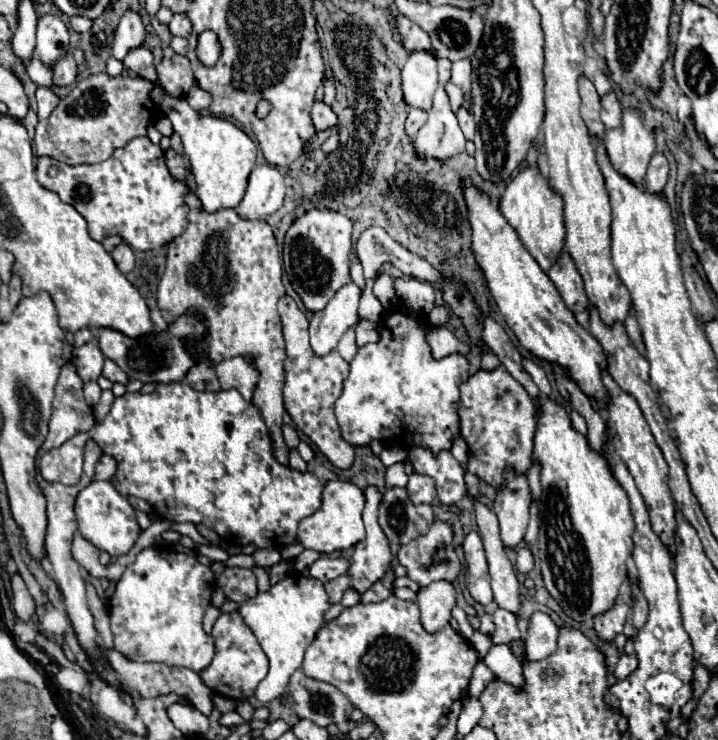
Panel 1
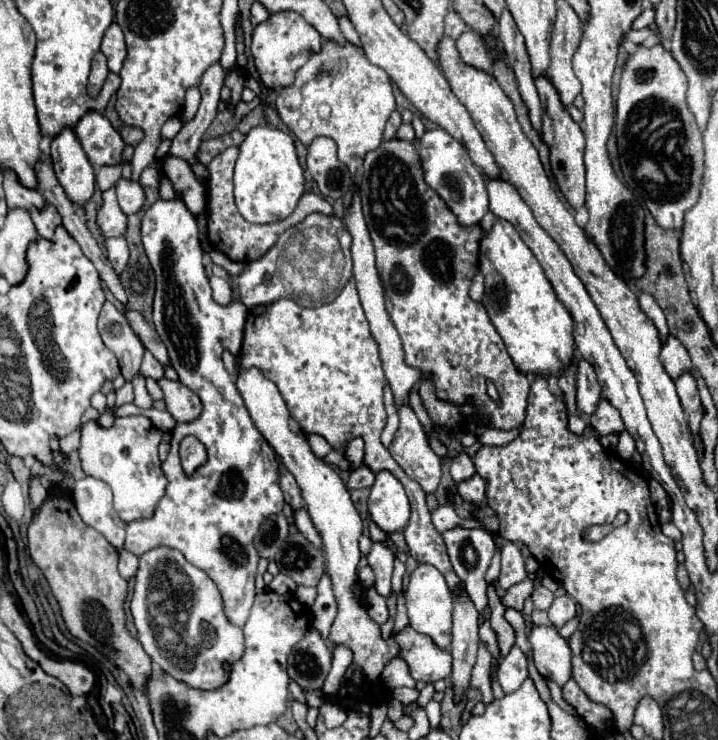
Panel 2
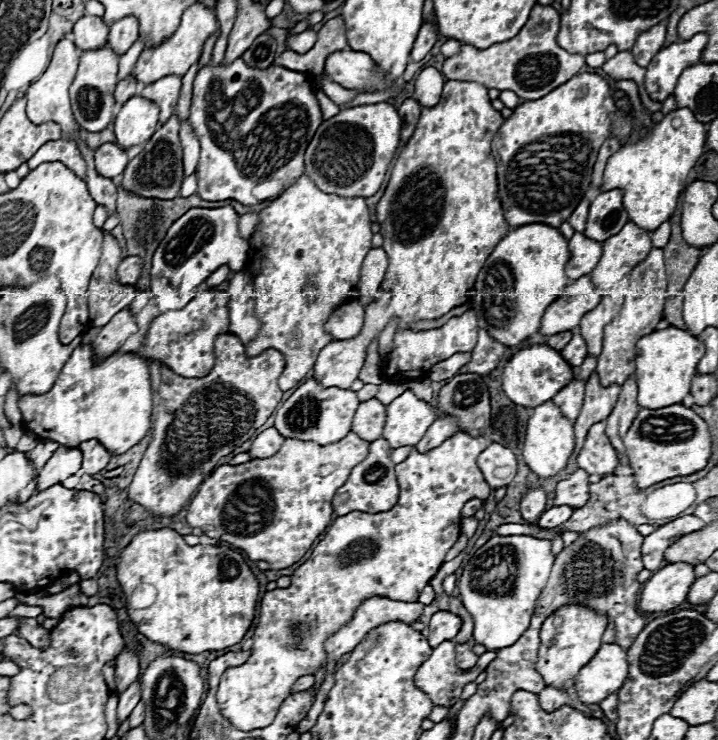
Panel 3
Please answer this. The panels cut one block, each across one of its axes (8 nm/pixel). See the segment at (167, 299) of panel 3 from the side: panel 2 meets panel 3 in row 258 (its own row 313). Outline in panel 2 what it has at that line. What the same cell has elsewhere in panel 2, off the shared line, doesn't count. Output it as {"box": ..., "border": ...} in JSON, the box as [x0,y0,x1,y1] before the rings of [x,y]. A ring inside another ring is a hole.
{"box":[124,198,284,628],"border":[[[176,198],[172,202],[158,200],[156,204],[152,204],[144,212],[142,244],[144,244],[146,256],[154,268],[154,274],[156,274],[154,326],[156,326],[160,340],[168,348],[168,356],[170,356],[172,368],[178,374],[178,380],[202,400],[202,414],[198,418],[194,418],[192,422],[176,424],[176,428],[172,430],[170,454],[162,462],[164,476],[168,478],[166,492],[160,498],[160,502],[150,518],[128,522],[124,548],[136,556],[142,556],[144,552],[158,548],[158,546],[180,550],[190,564],[204,570],[216,582],[216,586],[224,598],[226,618],[234,626],[242,628],[250,616],[250,608],[252,608],[252,602],[256,596],[254,580],[256,580],[256,566],[258,566],[260,556],[258,556],[252,540],[258,534],[262,522],[270,514],[282,512],[284,496],[280,490],[280,472],[278,472],[276,452],[272,450],[272,446],[264,440],[264,436],[252,424],[250,414],[244,406],[244,400],[222,364],[224,348],[240,348],[240,344],[242,344],[246,308],[240,302],[232,302],[230,306],[220,306],[212,300],[212,288],[210,288],[208,276],[204,272],[202,248],[200,248],[198,236],[200,234],[198,234],[196,216],[188,212],[188,208],[184,206],[184,202],[180,198]],[[186,436],[196,436],[208,452],[206,464],[198,466],[190,476],[184,474],[184,470],[180,466],[180,458],[178,458],[178,444]]]}

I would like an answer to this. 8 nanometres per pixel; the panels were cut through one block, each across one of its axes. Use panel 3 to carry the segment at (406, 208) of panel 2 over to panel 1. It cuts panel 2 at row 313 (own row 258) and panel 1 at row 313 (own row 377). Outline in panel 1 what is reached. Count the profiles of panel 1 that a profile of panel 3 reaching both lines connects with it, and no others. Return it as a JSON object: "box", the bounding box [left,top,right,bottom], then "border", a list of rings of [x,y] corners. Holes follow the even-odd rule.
{"box":[310,280,362,356],"border":[[[350,280],[336,292],[324,310],[312,314],[310,344],[318,356],[326,356],[330,350],[334,350],[342,334],[356,326],[360,294],[362,290]]]}

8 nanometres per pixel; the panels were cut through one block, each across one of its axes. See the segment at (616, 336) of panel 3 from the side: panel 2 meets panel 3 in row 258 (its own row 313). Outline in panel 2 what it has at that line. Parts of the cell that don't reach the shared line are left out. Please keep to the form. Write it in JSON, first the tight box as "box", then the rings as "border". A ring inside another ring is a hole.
{"box":[638,292,668,342],"border":[[[642,292],[640,298],[638,298],[638,304],[640,304],[640,310],[654,322],[654,326],[656,326],[656,330],[660,334],[660,340],[666,342],[666,338],[668,338],[668,326],[666,326],[664,312],[660,312],[660,306],[656,304],[656,300],[652,300],[652,296]]]}

